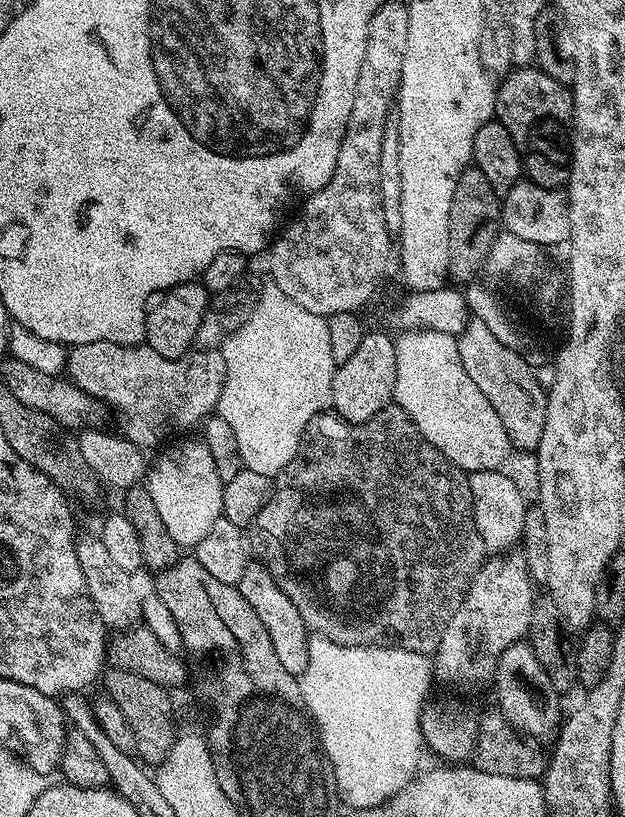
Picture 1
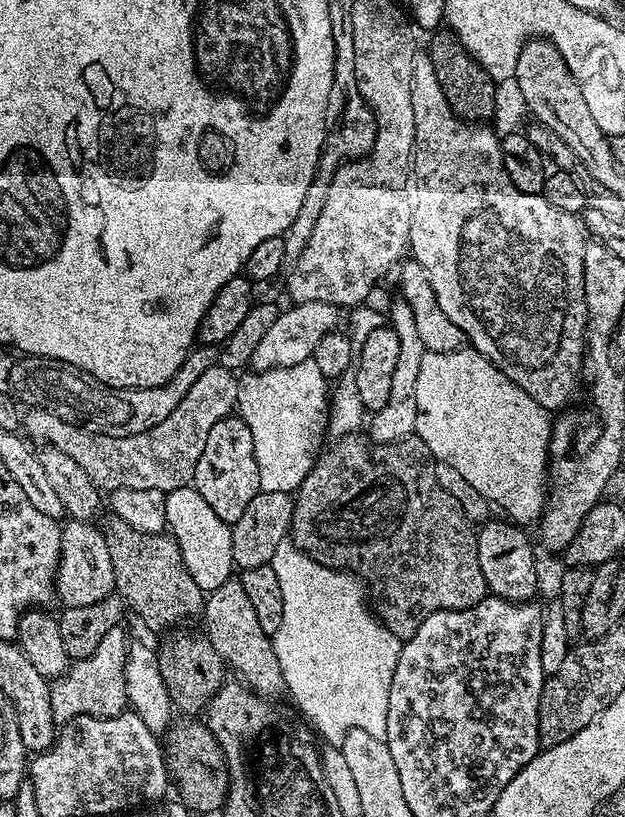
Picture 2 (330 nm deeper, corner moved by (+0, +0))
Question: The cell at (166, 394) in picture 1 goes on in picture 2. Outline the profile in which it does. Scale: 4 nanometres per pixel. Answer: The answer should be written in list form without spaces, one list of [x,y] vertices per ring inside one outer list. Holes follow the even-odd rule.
[[[217,366],[206,370],[202,374],[202,378],[198,378],[194,382],[194,386],[190,386],[186,398],[182,398],[182,402],[178,402],[178,406],[171,412],[170,418],[158,422],[158,426],[154,426],[149,432],[134,434],[126,438],[85,434],[76,424],[58,418],[45,408],[35,406],[29,407],[23,413],[22,424],[26,432],[28,428],[27,435],[33,441],[35,441],[34,439],[44,440],[40,442],[62,450],[62,454],[70,454],[70,458],[74,458],[74,462],[78,462],[78,466],[82,466],[82,470],[86,470],[86,474],[101,490],[111,493],[119,488],[133,488],[134,490],[162,490],[167,494],[192,484],[192,475],[198,466],[198,458],[202,458],[202,450],[206,446],[206,438],[210,435],[210,430],[216,423],[222,422],[222,418],[233,415],[239,399],[240,380],[237,373]]]

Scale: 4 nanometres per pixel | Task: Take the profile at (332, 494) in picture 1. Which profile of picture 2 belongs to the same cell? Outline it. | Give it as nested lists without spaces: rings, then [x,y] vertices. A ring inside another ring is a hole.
[[[353,434],[341,439],[339,442],[333,443],[336,445],[329,452],[324,450],[317,455],[316,463],[312,465],[310,474],[306,474],[306,478],[294,493],[295,504],[290,539],[297,548],[302,549],[306,555],[314,558],[319,564],[326,564],[329,568],[343,570],[349,574],[355,574],[357,577],[360,575],[368,583],[369,593],[367,592],[367,595],[370,600],[370,595],[372,595],[371,603],[374,605],[374,612],[380,623],[389,628],[403,642],[410,639],[418,630],[418,626],[422,626],[422,622],[426,622],[426,618],[430,618],[430,614],[457,612],[463,608],[473,608],[489,595],[486,578],[482,578],[482,565],[478,563],[477,529],[462,510],[458,498],[454,498],[454,494],[450,494],[446,490],[442,490],[442,482],[438,482],[432,451],[428,449],[426,442],[422,442],[420,436],[413,434],[394,444],[376,444],[375,446],[367,439],[359,440],[358,437],[359,435]]]

